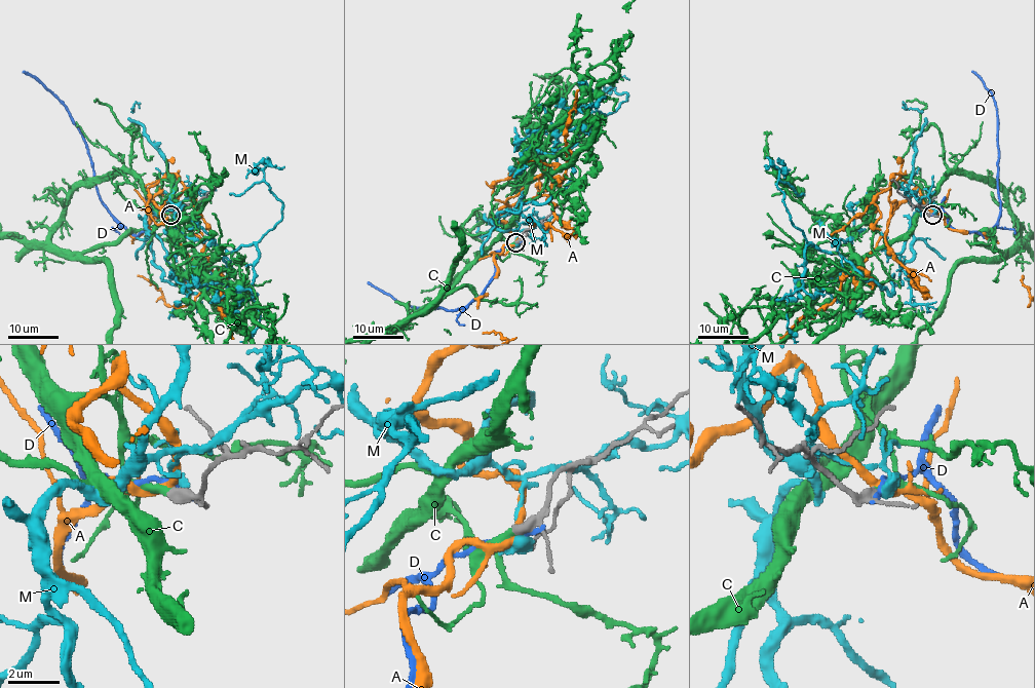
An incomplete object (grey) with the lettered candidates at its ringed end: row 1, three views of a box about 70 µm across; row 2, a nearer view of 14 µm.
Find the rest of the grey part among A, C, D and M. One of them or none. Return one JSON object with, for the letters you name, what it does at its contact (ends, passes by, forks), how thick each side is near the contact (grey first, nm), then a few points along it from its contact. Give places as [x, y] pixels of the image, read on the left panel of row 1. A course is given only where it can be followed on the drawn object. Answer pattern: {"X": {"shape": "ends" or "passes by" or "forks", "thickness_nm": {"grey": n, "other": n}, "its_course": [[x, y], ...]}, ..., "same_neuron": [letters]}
{"C": {"shape": "ends", "thickness_nm": {"grey": 320, "other": 280}}, "same_neuron": ["C"]}

